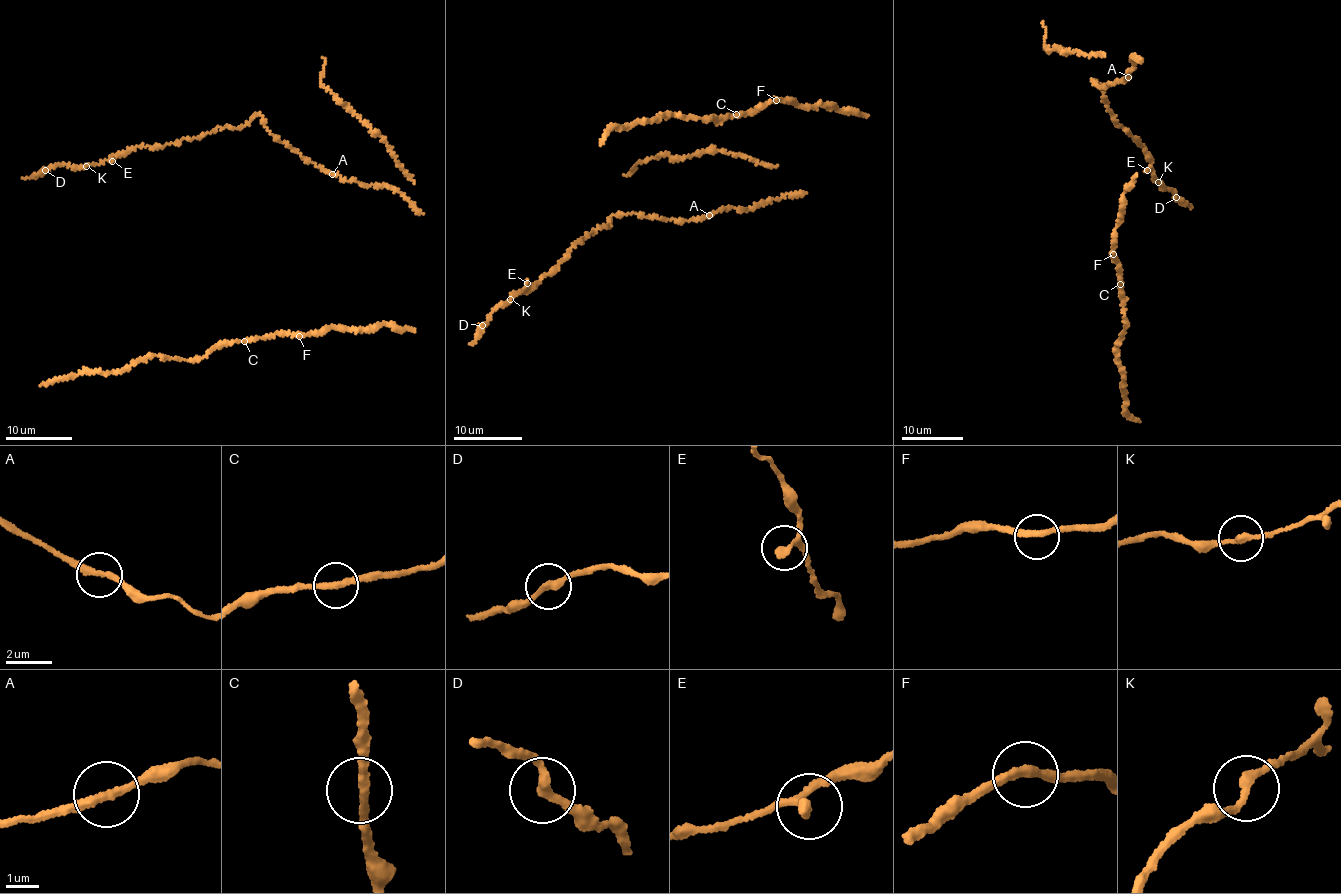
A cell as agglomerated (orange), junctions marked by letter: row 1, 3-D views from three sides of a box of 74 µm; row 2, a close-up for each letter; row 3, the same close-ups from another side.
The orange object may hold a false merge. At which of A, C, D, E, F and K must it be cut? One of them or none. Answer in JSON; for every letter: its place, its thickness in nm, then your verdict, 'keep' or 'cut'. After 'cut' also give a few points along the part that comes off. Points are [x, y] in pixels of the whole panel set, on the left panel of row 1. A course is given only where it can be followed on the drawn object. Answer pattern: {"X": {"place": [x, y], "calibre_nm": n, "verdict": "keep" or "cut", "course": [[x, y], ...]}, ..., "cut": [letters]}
{"A": {"place": [332, 174], "calibre_nm": 280, "verdict": "keep"}, "C": {"place": [244, 341], "calibre_nm": 260, "verdict": "keep"}, "D": {"place": [45, 170], "calibre_nm": 240, "verdict": "keep"}, "E": {"place": [112, 161], "calibre_nm": 240, "verdict": "keep"}, "F": {"place": [299, 336], "calibre_nm": 260, "verdict": "keep"}, "K": {"place": [86, 166], "calibre_nm": 240, "verdict": "keep"}, "cut": []}

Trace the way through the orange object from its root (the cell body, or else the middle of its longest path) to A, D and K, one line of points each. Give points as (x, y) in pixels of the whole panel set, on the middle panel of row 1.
A: (805, 192), (770, 199), (745, 210), (725, 207), (709, 215)
D: (805, 192), (687, 221), (615, 216), (481, 325)
K: (805, 192), (745, 210), (725, 207), (687, 221), (618, 215), (610, 226), (588, 233), (540, 283), (511, 299)

